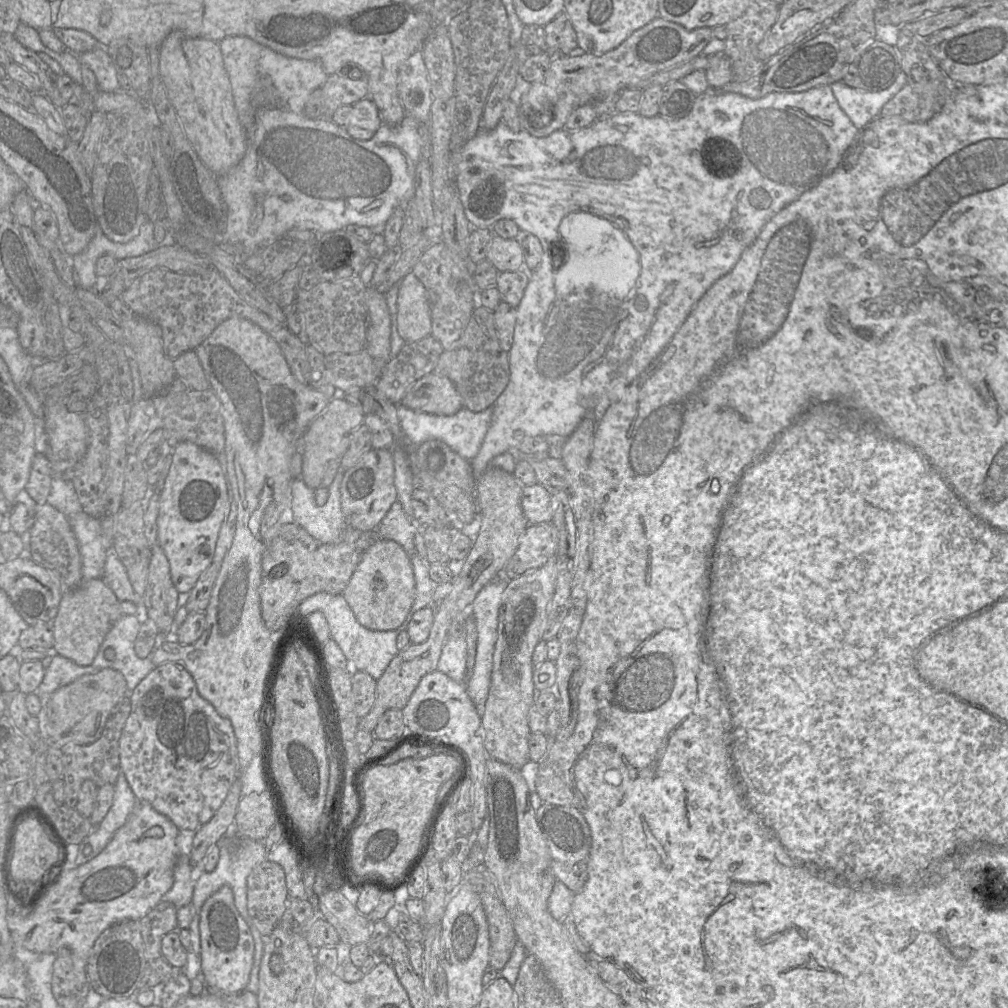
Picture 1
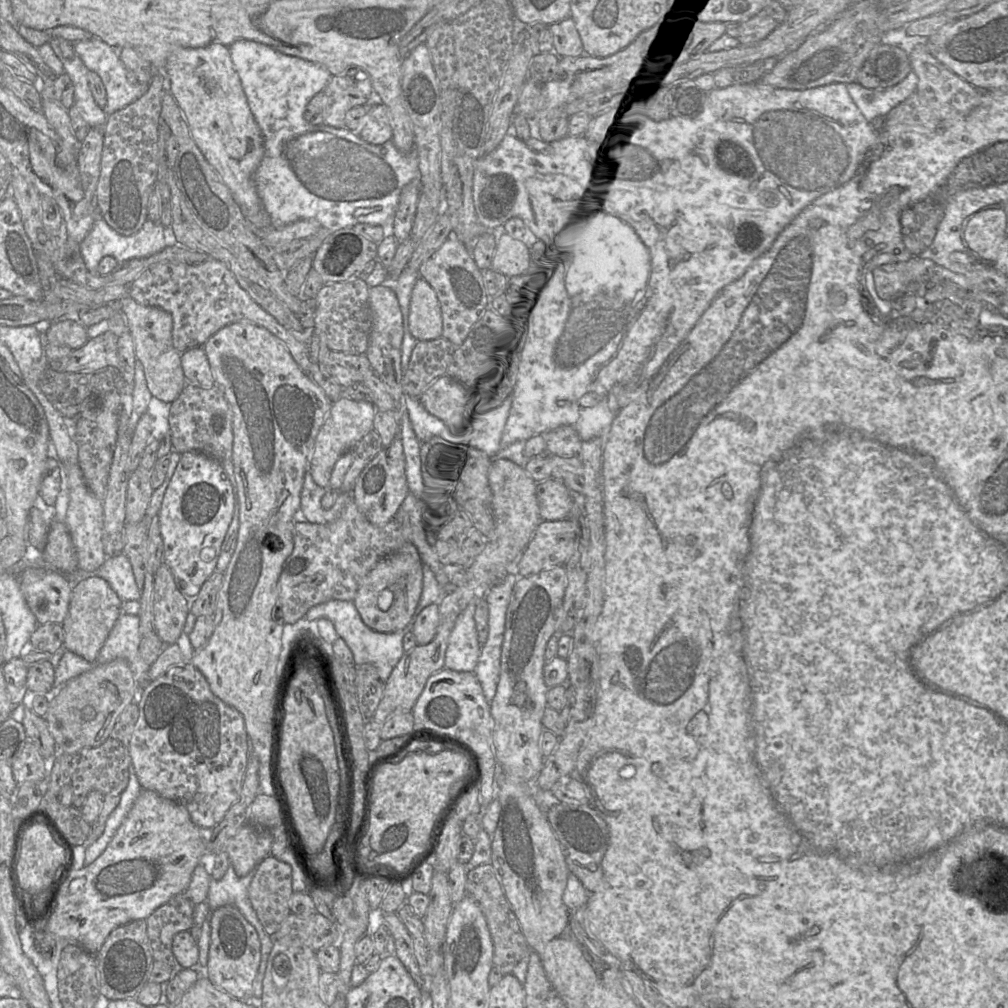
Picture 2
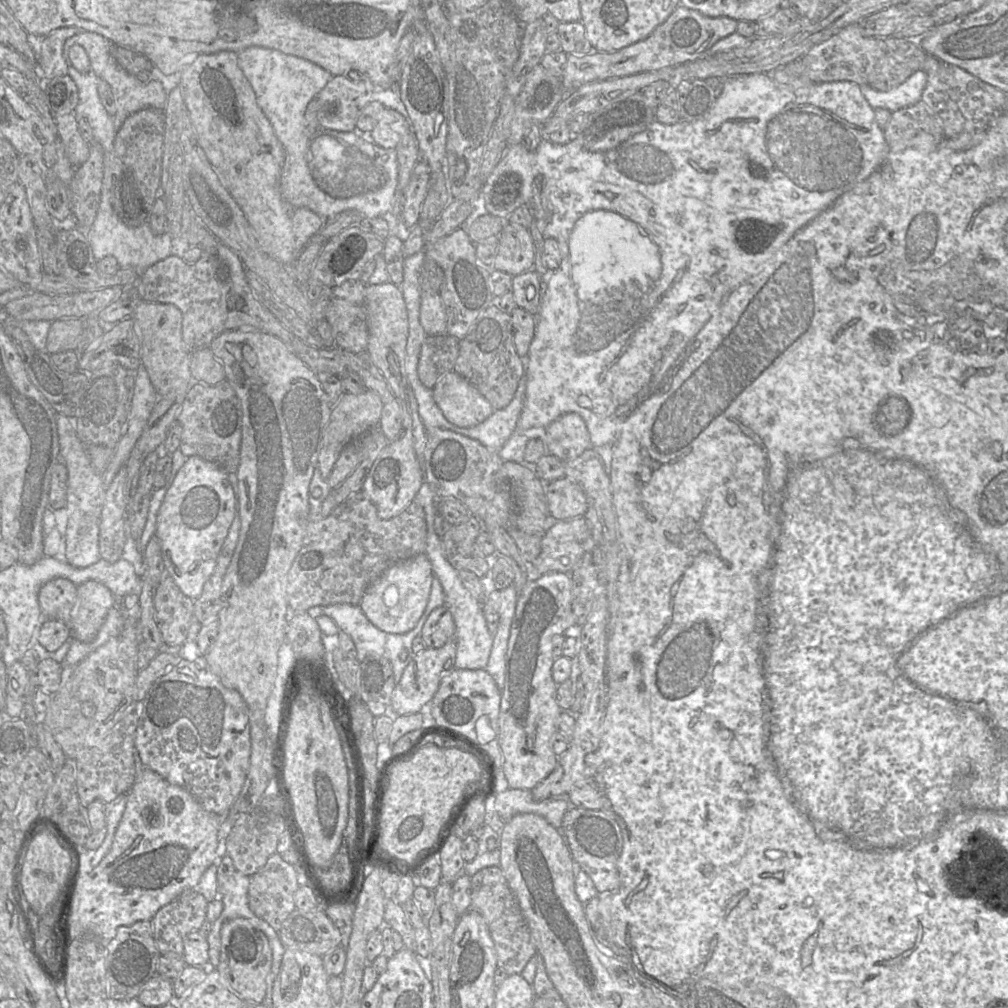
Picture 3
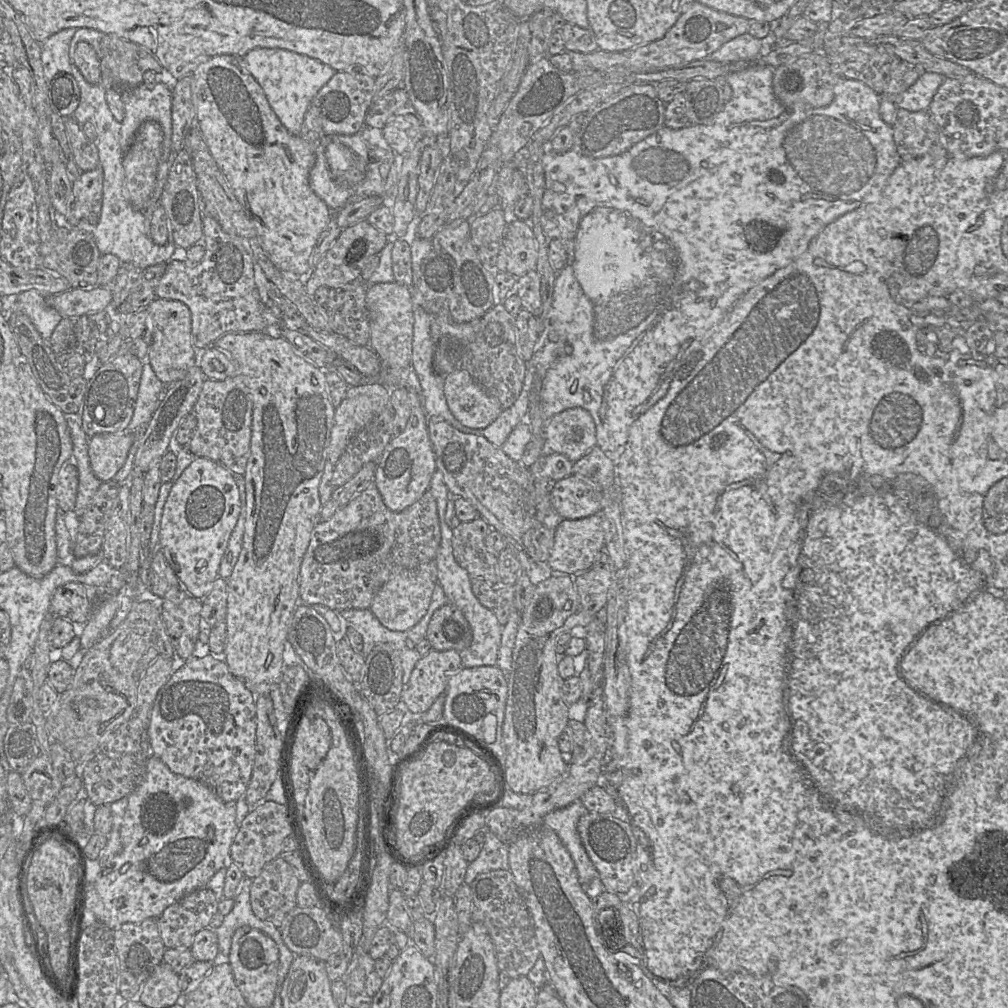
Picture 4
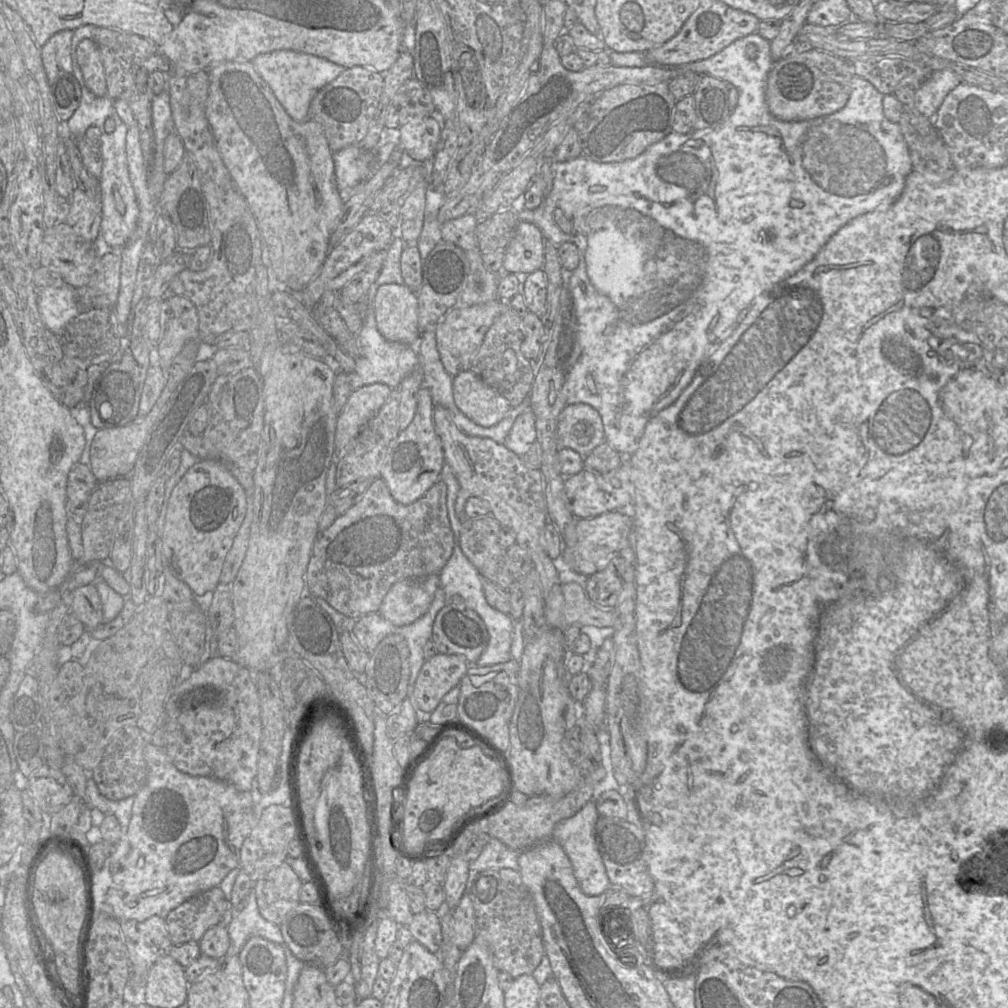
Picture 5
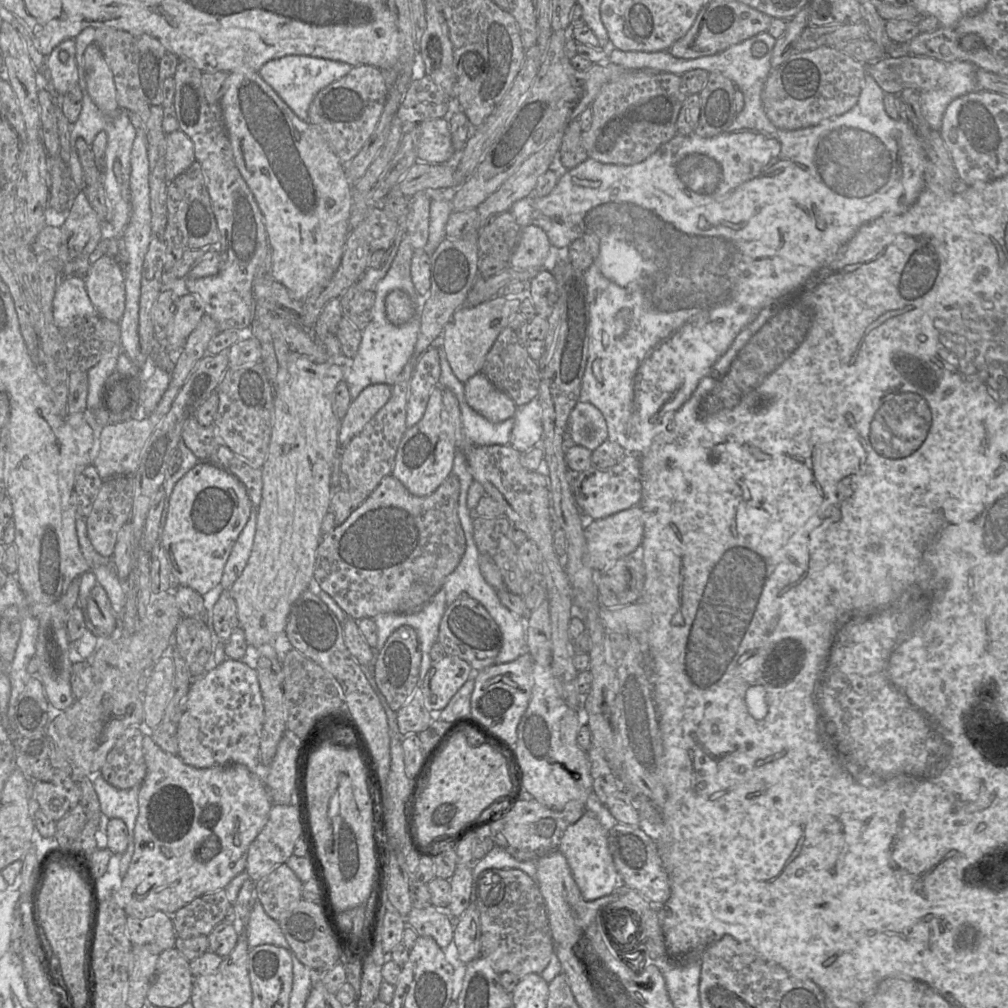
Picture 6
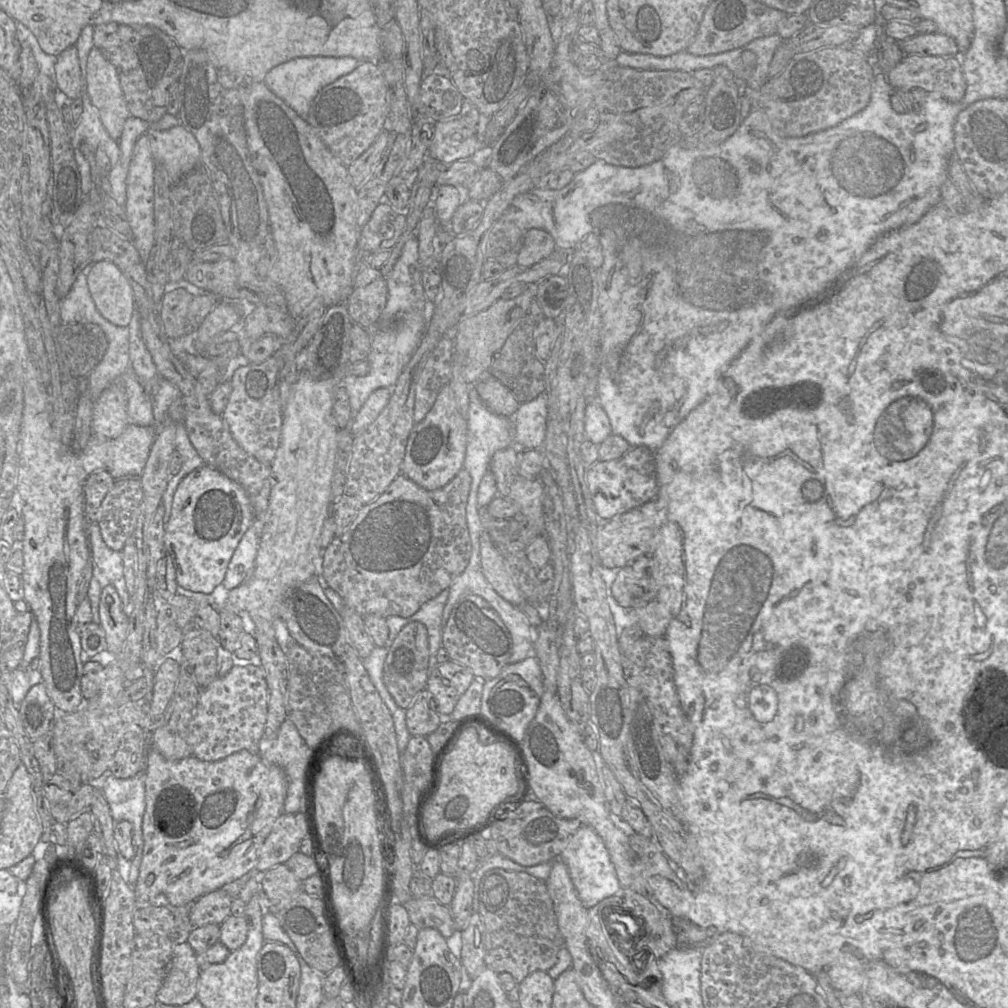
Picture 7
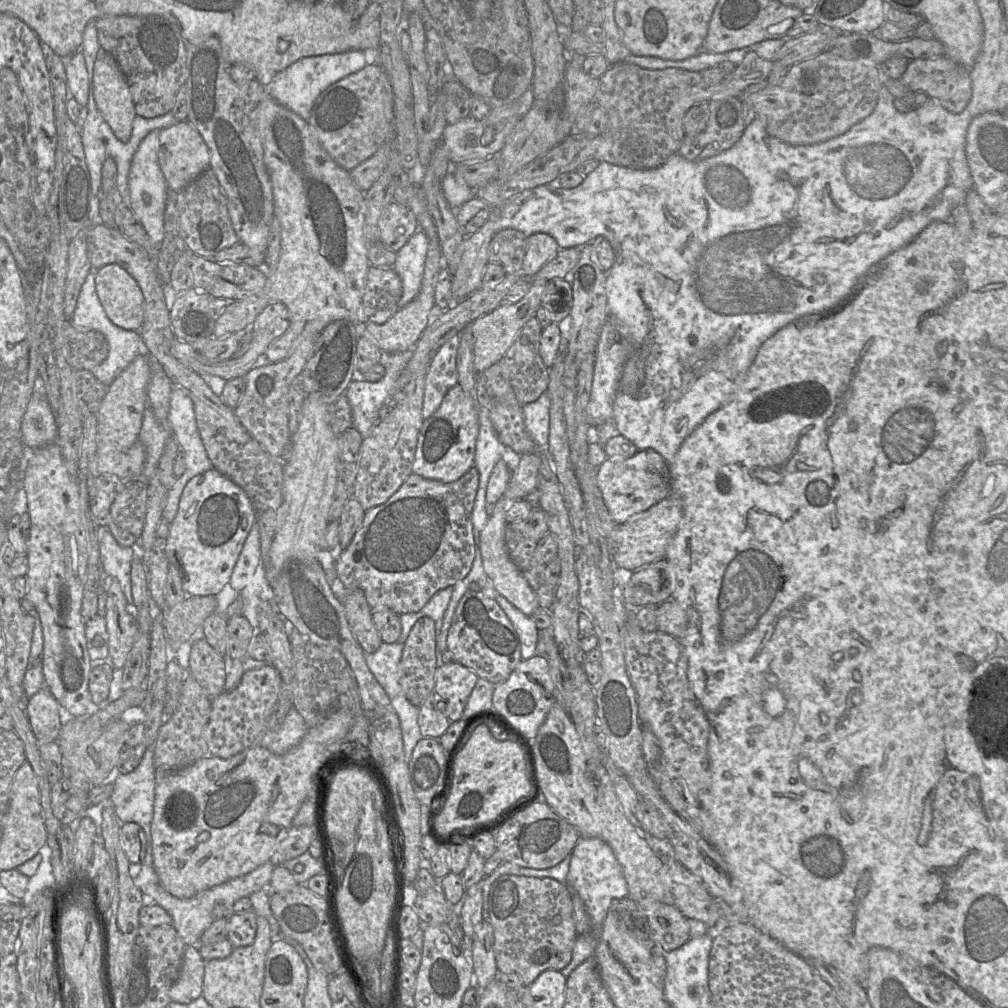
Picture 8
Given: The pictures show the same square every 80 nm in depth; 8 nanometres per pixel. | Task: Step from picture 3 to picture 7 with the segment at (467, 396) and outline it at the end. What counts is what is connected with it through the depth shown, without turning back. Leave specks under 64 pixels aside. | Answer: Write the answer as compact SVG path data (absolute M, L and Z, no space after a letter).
M485 377L475 383L479 397L493 413L504 417L514 416L520 403L509 388L493 377Z

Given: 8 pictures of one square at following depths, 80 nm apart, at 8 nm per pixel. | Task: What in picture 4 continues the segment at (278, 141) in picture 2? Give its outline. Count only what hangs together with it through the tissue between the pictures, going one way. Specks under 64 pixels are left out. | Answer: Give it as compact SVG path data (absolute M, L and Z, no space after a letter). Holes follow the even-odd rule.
M256 48L246 53L242 59L249 73L262 88L273 112L293 135L301 133L311 102L337 72L316 59L280 48ZM325 134L316 149L316 162L309 176L310 186L333 213L339 211L351 197L384 198L396 188L401 157L391 148L366 143L357 134Z

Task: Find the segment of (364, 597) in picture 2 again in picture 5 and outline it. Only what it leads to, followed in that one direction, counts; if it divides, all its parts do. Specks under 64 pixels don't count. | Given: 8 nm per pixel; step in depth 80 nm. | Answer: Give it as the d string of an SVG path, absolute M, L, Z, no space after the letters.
M437 574L396 582L385 595L378 612L395 626L411 624L427 612L439 586Z

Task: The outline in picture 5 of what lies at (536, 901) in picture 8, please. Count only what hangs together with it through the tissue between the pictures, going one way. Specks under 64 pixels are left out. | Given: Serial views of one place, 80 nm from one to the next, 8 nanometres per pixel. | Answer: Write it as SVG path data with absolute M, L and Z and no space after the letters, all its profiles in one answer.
M482 871L475 877L469 895L475 916L474 941L487 946L498 971L505 971L514 979L524 974L531 975L545 955L545 949L535 904L519 871Z

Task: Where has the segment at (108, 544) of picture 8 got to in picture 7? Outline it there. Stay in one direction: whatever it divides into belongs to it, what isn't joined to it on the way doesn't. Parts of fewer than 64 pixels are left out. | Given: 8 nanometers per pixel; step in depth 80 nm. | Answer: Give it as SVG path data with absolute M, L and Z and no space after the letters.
M90 523L89 527L87 525L86 536L93 566L97 566L109 580L109 584L115 587L125 606L125 612L129 615L130 595L124 578L121 552L112 550L106 545L97 523Z

